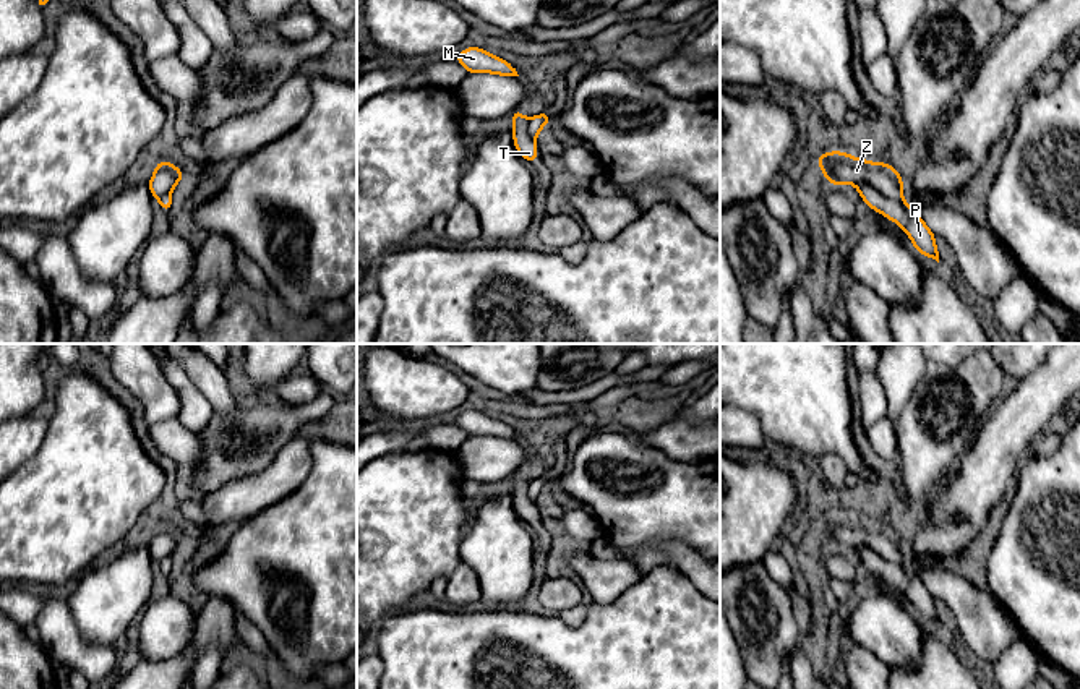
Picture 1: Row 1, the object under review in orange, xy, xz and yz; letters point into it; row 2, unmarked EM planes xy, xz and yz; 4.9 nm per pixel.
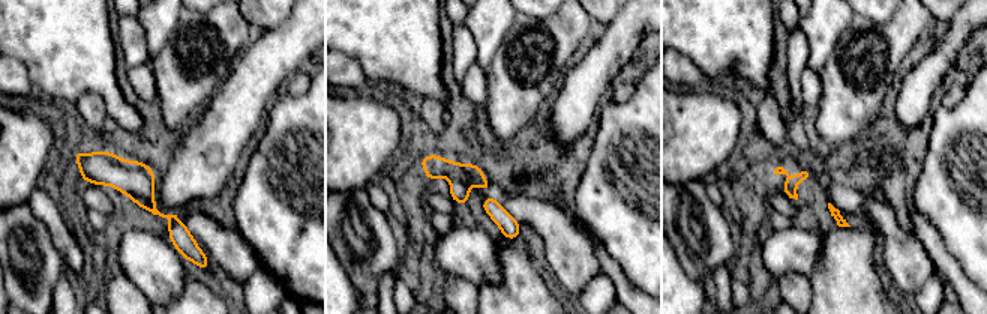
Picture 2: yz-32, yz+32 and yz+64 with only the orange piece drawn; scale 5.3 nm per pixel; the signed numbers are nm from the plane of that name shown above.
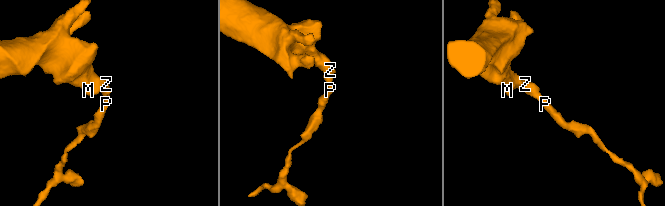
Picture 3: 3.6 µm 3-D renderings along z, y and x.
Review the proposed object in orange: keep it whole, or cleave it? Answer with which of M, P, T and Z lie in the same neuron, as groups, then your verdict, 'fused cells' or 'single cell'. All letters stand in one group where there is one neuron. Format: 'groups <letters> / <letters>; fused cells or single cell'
groups M T Z / P; fused cells

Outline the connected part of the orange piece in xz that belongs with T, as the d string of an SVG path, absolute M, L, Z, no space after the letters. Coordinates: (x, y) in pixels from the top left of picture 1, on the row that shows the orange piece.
M519 107L512 110L512 139L516 151L530 164L537 162L538 149L534 138L529 136L529 118L519 112Z

